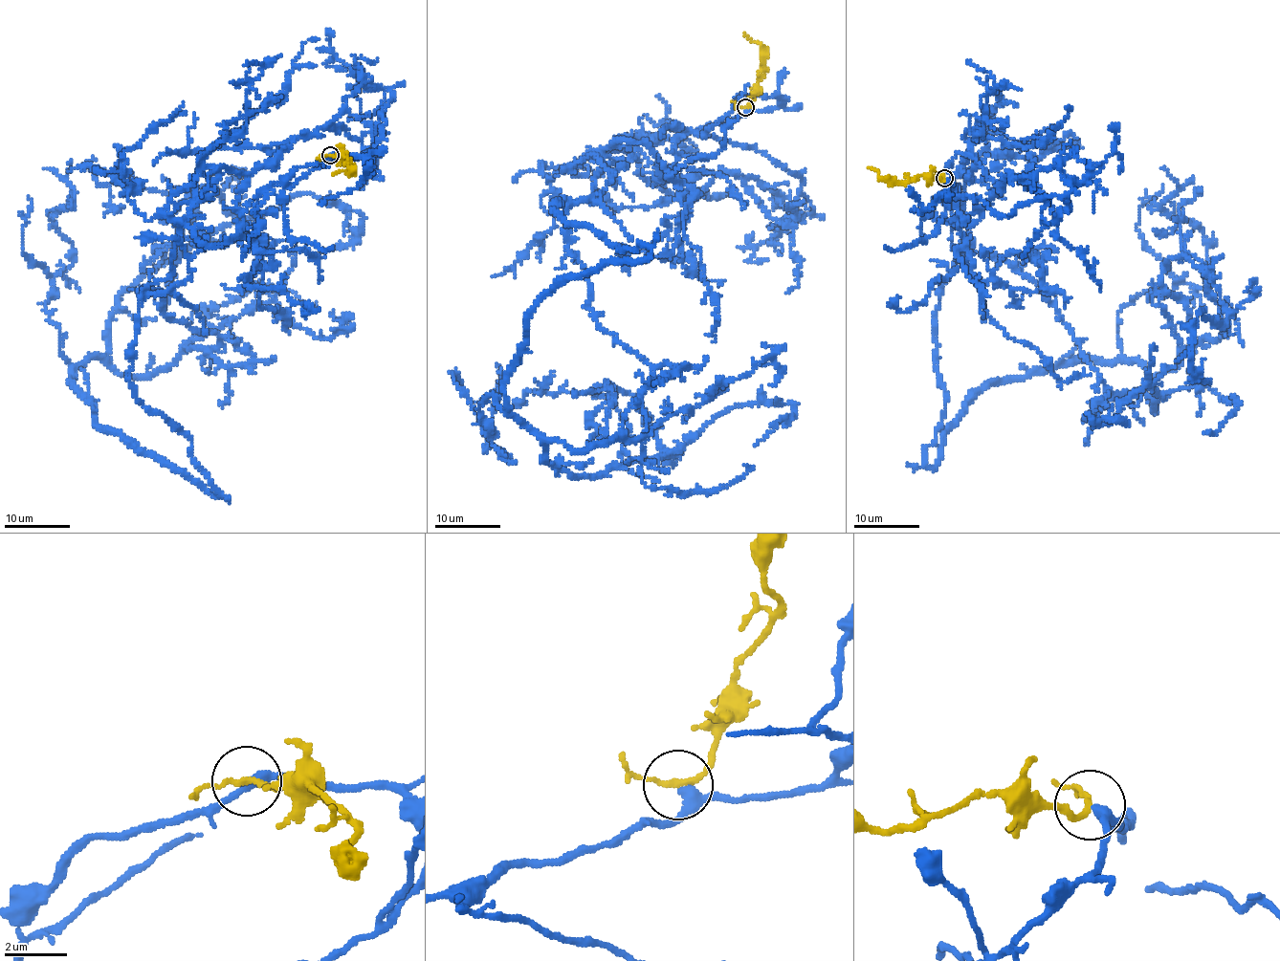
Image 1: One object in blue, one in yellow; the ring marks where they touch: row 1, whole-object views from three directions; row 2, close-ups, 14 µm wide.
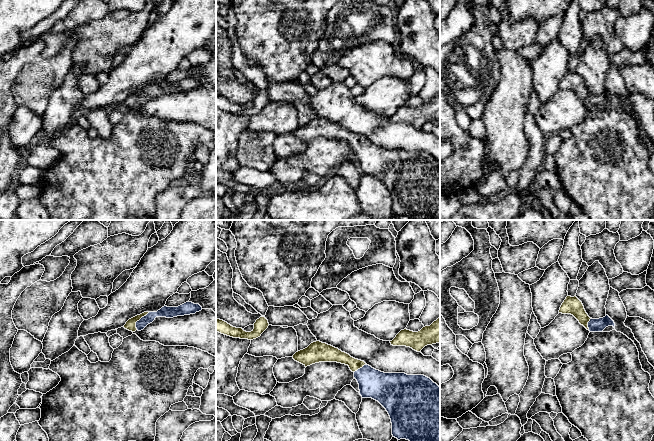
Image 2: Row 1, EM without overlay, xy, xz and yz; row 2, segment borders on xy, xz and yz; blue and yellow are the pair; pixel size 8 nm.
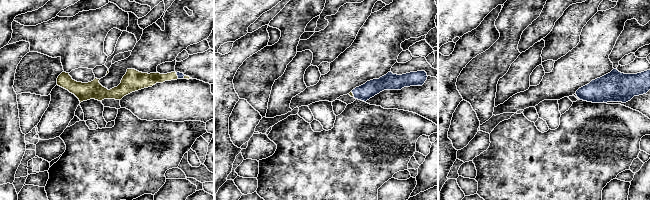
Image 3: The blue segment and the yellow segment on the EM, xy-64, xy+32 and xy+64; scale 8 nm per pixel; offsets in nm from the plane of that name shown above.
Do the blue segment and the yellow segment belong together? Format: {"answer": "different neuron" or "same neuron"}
{"answer": "same neuron"}

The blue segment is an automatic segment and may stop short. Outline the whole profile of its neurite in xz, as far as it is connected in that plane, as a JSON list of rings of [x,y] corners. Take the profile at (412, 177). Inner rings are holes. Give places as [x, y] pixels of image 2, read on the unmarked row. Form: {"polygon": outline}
{"polygon": [[[316,117],[296,128],[293,135],[305,143],[319,138],[337,138],[348,141],[359,160],[362,174],[378,177],[388,188],[393,213],[409,216],[411,220],[430,220],[440,217],[440,163],[424,151],[384,149],[355,135],[326,119]]]}

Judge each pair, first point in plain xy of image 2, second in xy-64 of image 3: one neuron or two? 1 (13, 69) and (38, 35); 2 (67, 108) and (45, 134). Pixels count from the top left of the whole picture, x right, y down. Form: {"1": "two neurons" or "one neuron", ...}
{"1": "two neurons", "2": "one neuron"}

